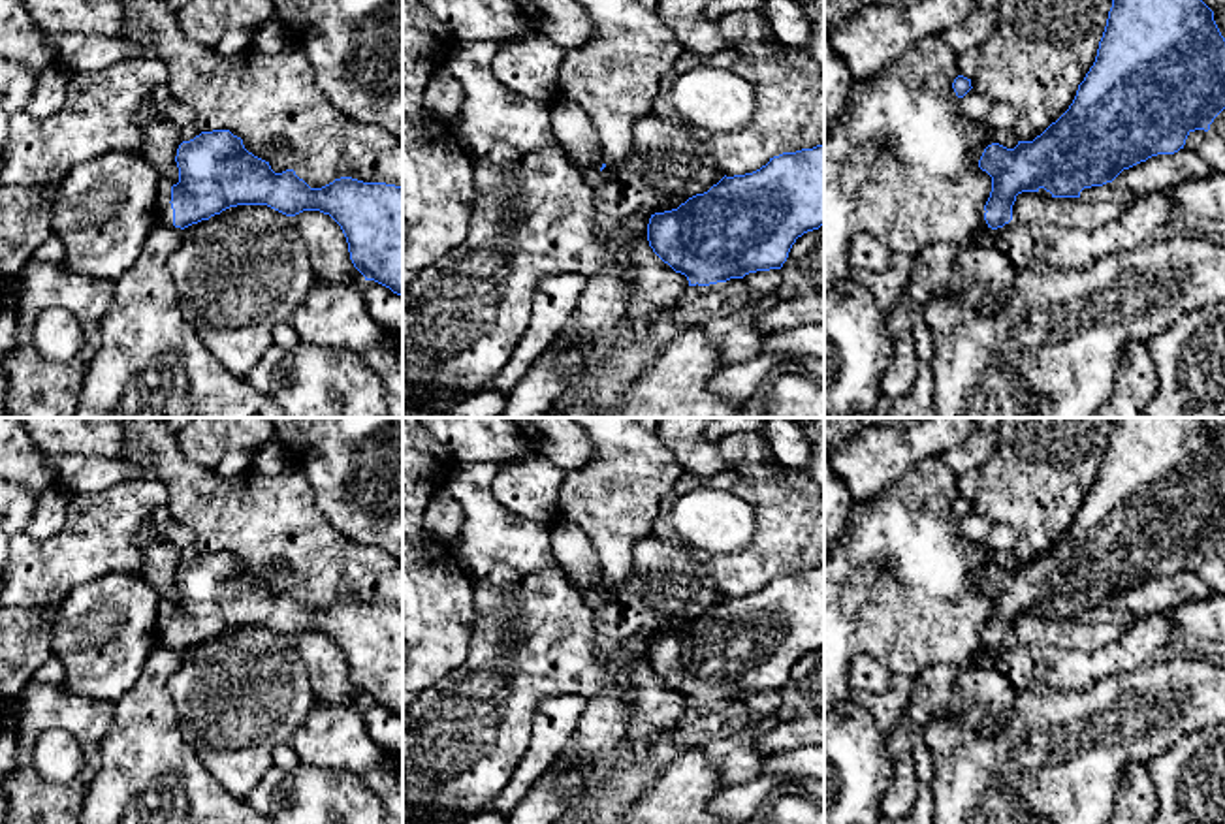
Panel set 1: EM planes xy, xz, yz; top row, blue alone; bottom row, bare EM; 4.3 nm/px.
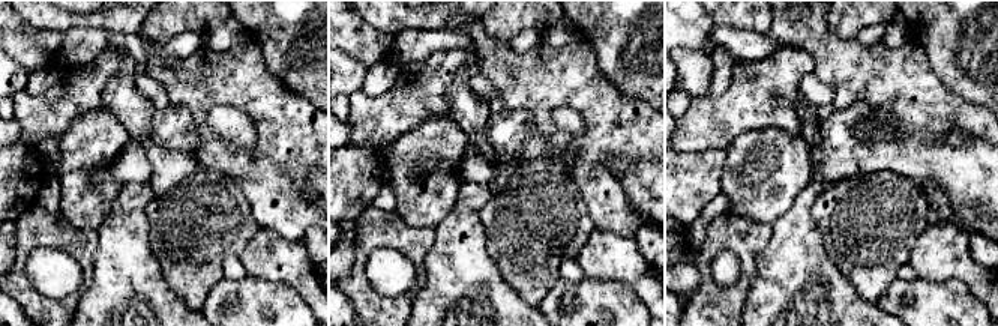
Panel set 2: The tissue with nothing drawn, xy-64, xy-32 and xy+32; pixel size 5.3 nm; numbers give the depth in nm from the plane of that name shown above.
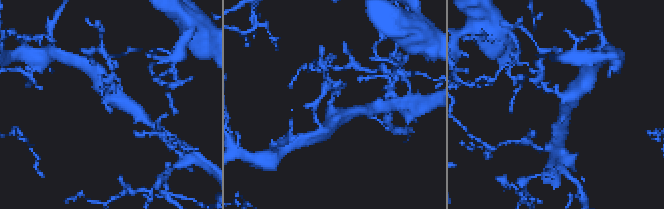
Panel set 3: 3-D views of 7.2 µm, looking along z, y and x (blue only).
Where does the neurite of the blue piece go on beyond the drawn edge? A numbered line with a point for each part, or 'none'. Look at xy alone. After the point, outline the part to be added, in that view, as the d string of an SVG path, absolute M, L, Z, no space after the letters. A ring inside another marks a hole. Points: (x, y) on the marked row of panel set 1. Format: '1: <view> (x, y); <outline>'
1: xy (164, 209); M162 184L156 196L156 213L158 213L158 222L166 226L173 226L173 209L171 209L171 186Z

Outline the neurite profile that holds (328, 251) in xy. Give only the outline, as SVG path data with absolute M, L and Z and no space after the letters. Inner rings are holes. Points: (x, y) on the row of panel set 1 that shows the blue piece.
M320 211L292 216L307 246L316 280L363 286L365 277L354 267L341 226Z

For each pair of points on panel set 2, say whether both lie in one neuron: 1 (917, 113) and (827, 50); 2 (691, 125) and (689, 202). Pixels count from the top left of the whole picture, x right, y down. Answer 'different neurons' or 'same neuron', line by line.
1: same neuron
2: different neurons

